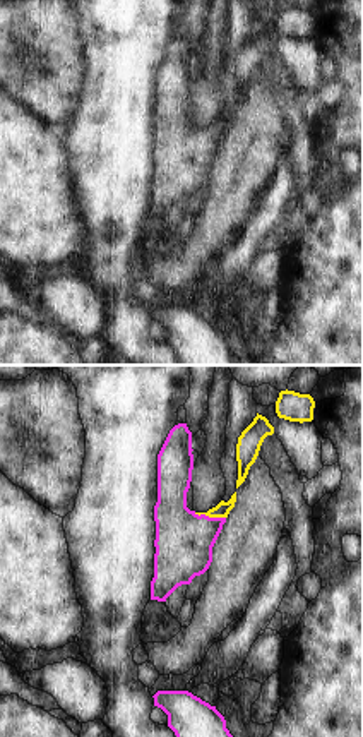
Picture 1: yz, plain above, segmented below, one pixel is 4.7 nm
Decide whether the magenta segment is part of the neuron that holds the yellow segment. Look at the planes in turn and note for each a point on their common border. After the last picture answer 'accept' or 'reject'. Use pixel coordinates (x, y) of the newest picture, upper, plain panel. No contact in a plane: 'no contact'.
(209, 132)

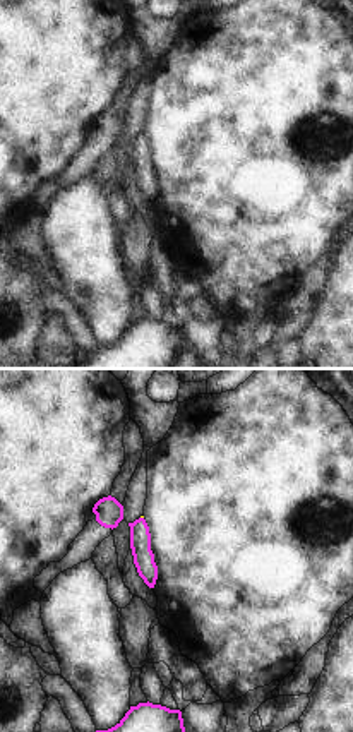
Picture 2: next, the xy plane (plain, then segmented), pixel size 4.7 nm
no contact

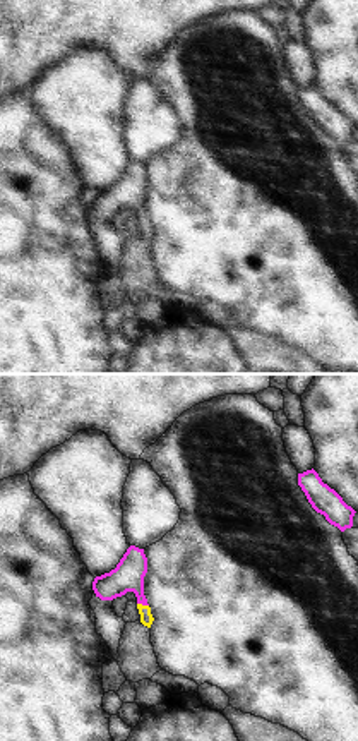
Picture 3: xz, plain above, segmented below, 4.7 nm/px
(141, 220)

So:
accept

